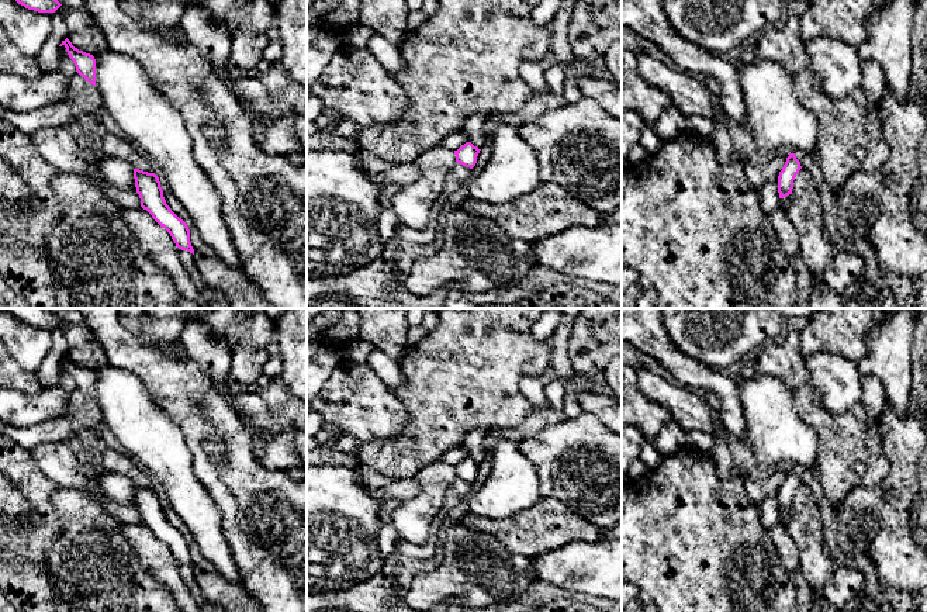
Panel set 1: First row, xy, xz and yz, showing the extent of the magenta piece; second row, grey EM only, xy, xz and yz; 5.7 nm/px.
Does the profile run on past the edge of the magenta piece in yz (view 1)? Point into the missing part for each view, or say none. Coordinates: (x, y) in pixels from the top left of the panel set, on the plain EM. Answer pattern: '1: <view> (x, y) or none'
1: none

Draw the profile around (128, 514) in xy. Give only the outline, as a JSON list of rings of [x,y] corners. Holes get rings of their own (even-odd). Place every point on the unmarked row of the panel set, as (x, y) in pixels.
[[[104,495],[103,506],[107,509],[107,512],[110,515],[113,515],[115,519],[118,519],[120,522],[122,522],[125,525],[141,522],[141,514],[139,514],[139,509],[136,508],[136,505],[121,504],[121,502],[113,501]]]

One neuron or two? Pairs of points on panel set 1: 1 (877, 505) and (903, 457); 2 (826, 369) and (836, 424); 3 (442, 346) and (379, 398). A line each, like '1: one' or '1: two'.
1: one
2: two
3: two

